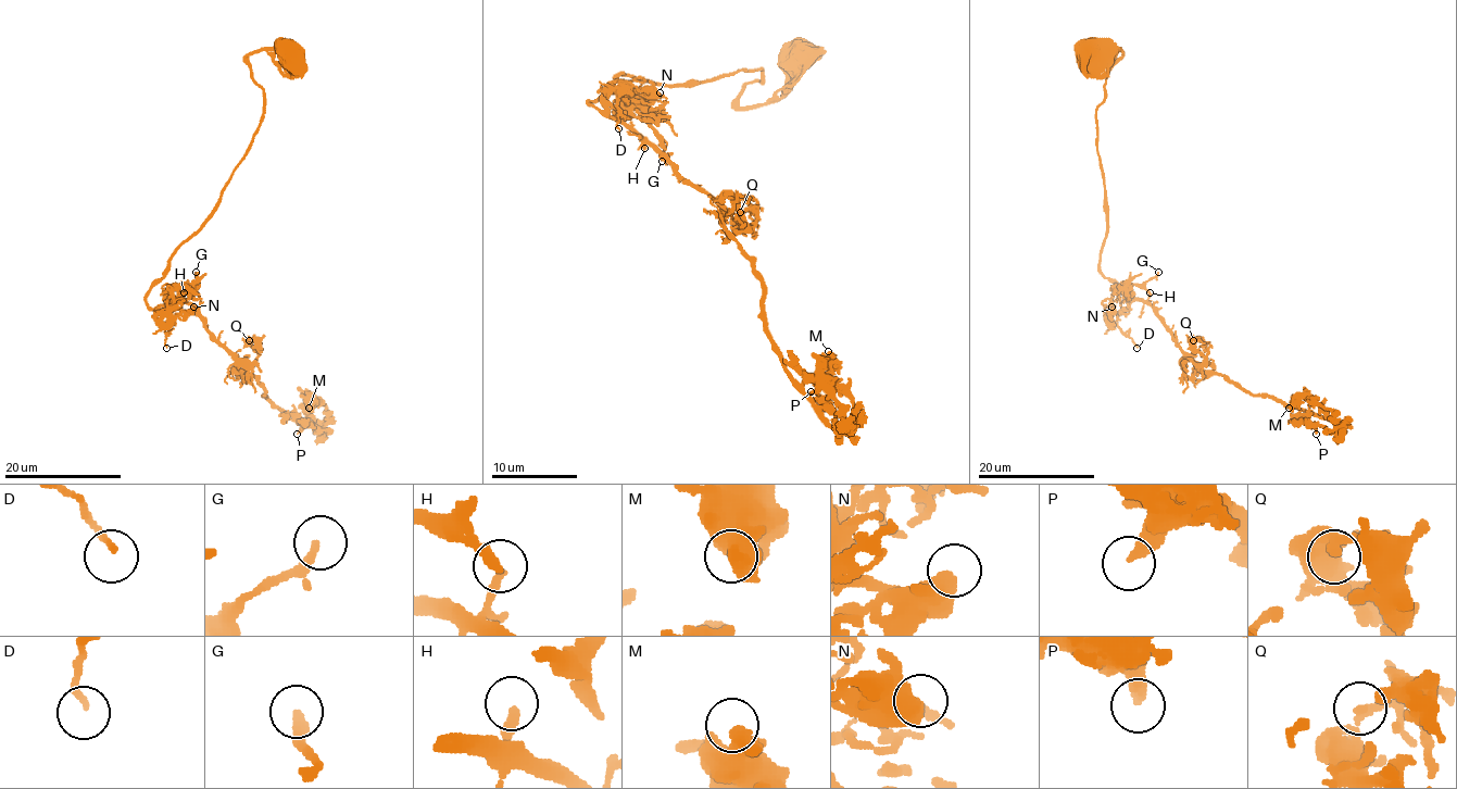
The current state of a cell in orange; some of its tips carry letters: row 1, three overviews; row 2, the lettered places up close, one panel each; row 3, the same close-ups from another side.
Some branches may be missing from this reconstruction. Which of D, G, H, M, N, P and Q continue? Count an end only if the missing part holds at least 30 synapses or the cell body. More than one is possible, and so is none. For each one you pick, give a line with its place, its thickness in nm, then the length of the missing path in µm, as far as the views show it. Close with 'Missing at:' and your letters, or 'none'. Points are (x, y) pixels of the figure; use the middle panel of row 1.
Missing at: none

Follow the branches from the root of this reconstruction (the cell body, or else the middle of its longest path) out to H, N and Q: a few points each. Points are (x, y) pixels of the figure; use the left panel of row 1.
H: (286, 53), (248, 57), (264, 95), (261, 125), (215, 211), (146, 302), (184, 292)
N: (286, 53), (248, 57), (264, 95), (261, 125), (215, 211), (146, 298), (158, 313), (193, 307)
Q: (286, 53), (248, 57), (261, 125), (146, 298), (187, 300), (252, 364), (249, 340)

